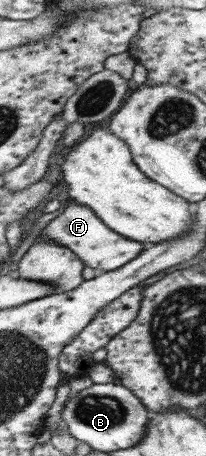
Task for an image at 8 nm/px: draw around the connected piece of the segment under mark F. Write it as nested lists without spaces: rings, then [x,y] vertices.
[[[74,201],[70,207],[63,207],[63,212],[50,220],[38,236],[72,249],[76,255],[80,255],[80,259],[87,267],[99,269],[105,273],[120,270],[124,265],[137,259],[140,252],[146,247],[144,243],[132,241],[132,239],[116,233],[96,215],[91,207],[80,205]]]

